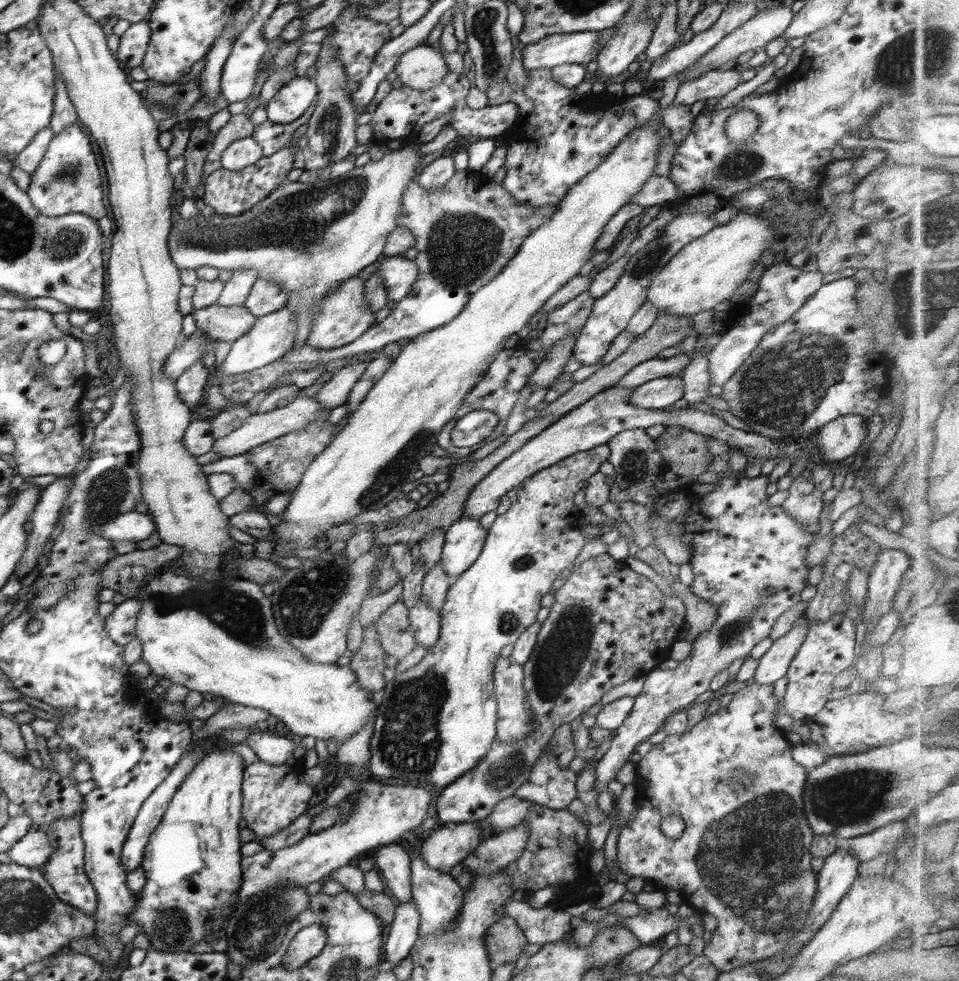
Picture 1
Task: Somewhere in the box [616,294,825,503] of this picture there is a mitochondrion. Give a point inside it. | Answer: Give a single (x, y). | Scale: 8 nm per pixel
(635, 468)

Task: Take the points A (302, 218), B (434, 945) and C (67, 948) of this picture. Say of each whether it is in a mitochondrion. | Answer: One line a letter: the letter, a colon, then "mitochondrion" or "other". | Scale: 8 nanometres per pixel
A: mitochondrion
B: other
C: other

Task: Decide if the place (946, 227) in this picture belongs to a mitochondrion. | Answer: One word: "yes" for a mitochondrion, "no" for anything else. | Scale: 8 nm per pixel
yes

